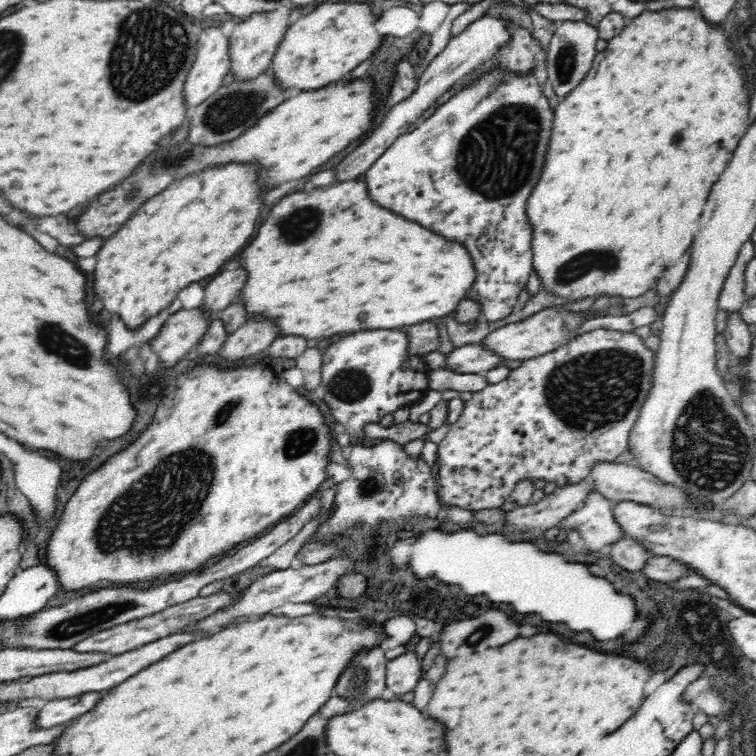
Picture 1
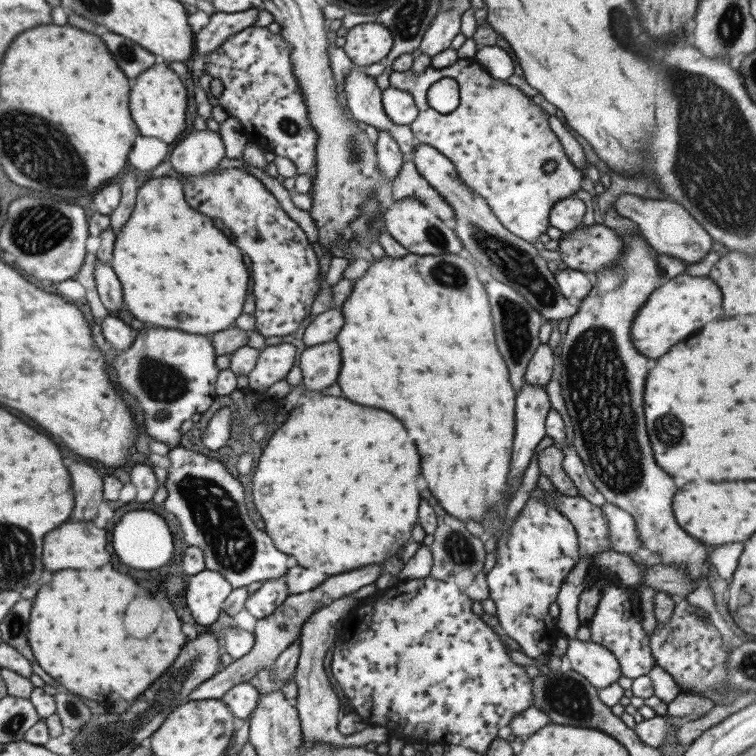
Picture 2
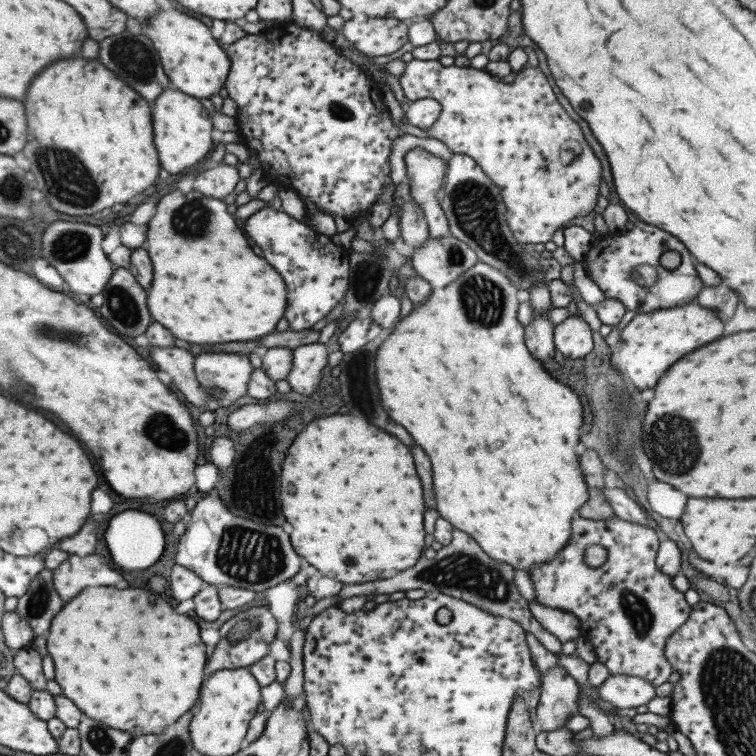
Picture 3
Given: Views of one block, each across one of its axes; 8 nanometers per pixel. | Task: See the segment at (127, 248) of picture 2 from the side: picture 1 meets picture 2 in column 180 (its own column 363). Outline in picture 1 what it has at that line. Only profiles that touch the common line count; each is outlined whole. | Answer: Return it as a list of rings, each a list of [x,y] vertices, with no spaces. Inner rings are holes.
[[[356,179],[282,197],[260,222],[254,240],[240,254],[240,264],[248,270],[248,276],[235,302],[244,305],[245,320],[268,316],[278,324],[280,336],[294,334],[306,340],[342,332],[402,328],[445,317],[466,298],[476,278],[472,258],[464,246],[452,244],[420,224],[376,206],[368,197],[365,184]]]

